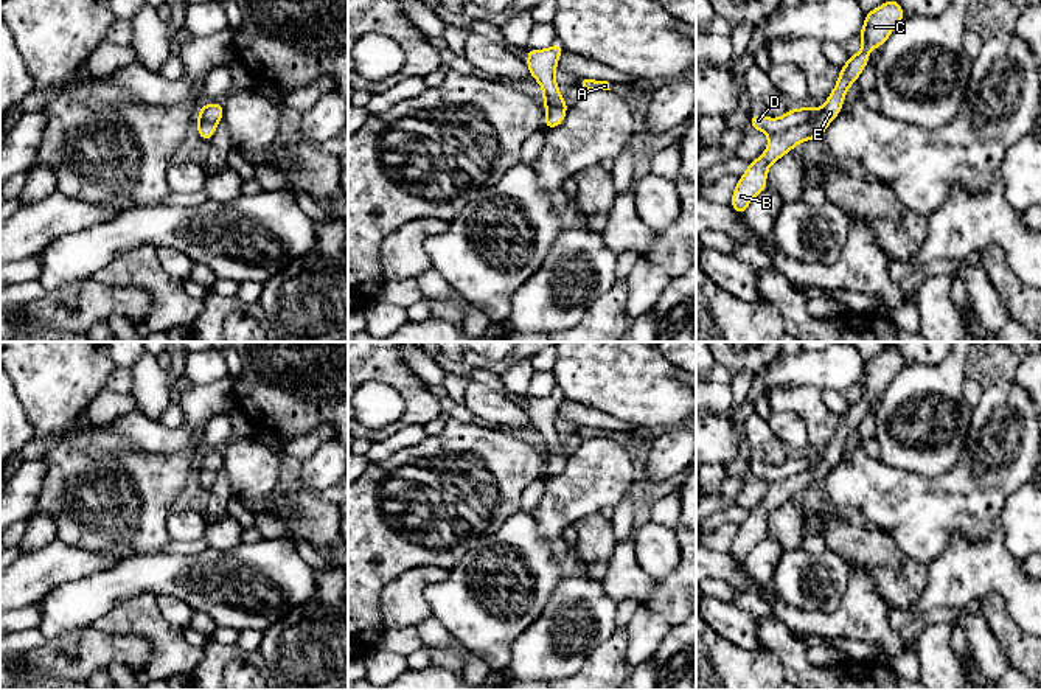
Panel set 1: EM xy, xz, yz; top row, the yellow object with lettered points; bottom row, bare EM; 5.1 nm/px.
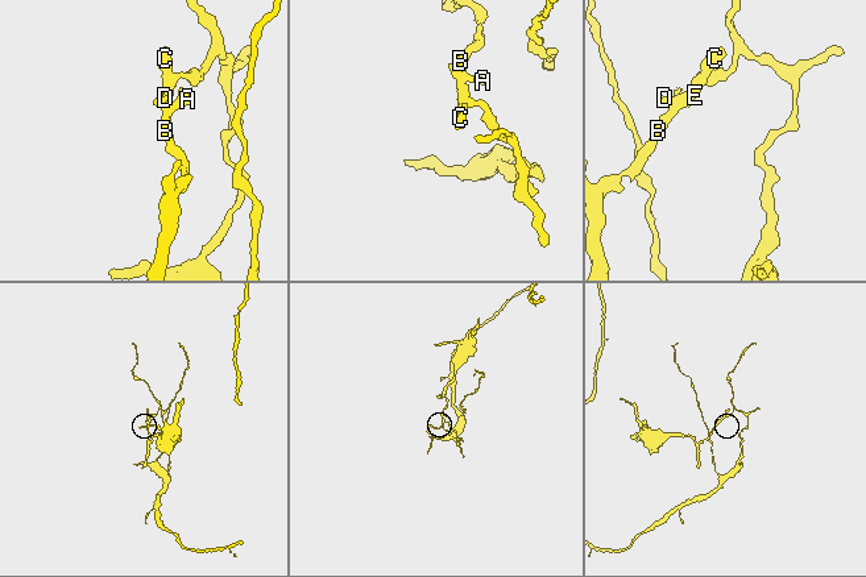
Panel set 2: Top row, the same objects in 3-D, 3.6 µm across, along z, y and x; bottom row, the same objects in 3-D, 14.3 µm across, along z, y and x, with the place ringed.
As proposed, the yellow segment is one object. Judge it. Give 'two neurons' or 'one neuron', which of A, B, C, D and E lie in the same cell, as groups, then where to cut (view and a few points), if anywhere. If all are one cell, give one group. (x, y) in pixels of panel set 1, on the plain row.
two neurons; A B C E / D; cut in yz along (813, 459), (805, 470), (777, 479), (769, 485)

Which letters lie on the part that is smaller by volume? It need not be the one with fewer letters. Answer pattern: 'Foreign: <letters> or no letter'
Foreign: A, B, C, E

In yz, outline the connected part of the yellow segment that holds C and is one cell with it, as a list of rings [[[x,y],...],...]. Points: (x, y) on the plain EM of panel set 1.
[[[893,345],[879,356],[865,361],[864,375],[856,384],[862,387],[864,395],[841,415],[841,423],[825,452],[813,458],[806,471],[772,482],[763,504],[749,510],[746,521],[738,527],[729,550],[738,564],[744,564],[752,547],[768,538],[768,518],[774,510],[791,500],[796,493],[811,486],[820,488],[828,472],[842,460],[848,435],[858,429],[861,420],[869,413],[870,399],[883,395],[904,365],[901,353]]]

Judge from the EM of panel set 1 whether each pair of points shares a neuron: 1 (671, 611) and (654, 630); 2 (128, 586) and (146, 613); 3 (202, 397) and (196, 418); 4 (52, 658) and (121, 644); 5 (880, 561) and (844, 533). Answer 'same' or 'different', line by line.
1: different
2: different
3: same
4: same
5: same

